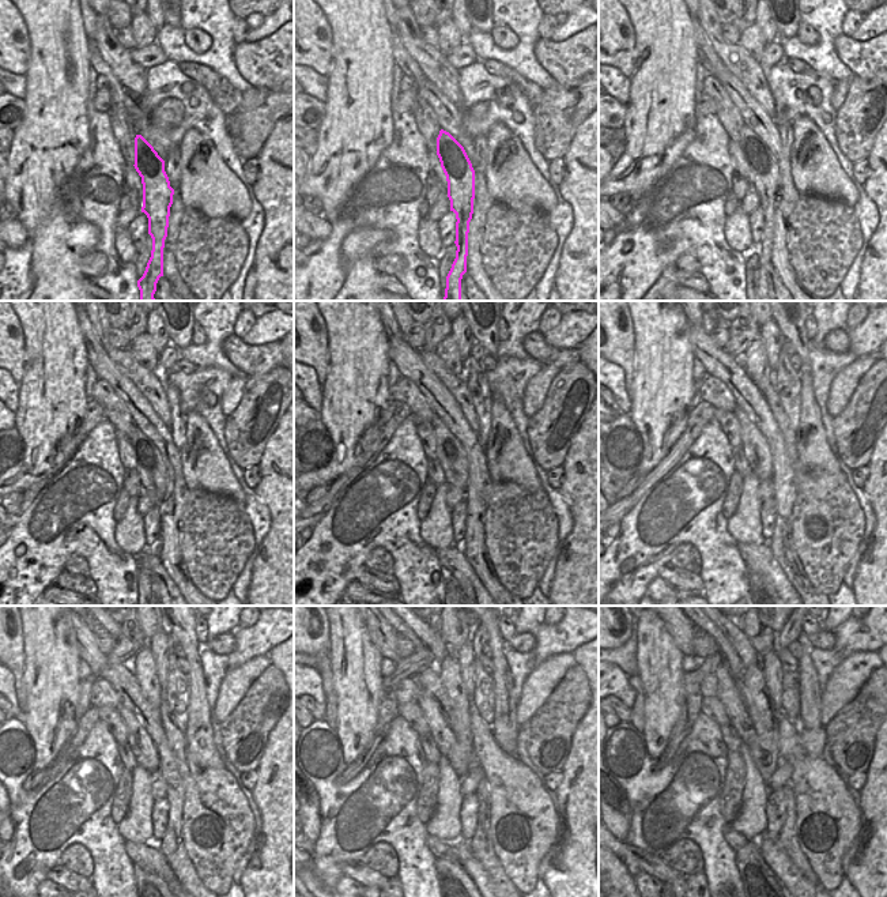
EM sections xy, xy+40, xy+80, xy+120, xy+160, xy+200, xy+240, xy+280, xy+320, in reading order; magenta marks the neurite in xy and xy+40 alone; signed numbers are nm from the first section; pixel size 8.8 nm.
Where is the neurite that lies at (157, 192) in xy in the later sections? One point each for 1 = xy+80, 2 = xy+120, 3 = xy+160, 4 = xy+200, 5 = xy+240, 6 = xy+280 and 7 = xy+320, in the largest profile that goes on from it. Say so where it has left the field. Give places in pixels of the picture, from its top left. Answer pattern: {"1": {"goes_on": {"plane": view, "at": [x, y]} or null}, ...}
{"1": {"goes_on": {"plane": "xy+80", "at": [763, 172]}}, "2": {"goes_on": {"plane": "xy+120", "at": [150, 466]}}, "3": {"goes_on": {"plane": "xy+160", "at": [452, 456]}}, "4": {"goes_on": {"plane": "xy+200", "at": [754, 445]}}, "5": {"goes_on": {"plane": "xy+240", "at": [146, 753]}}, "6": {"goes_on": {"plane": "xy+280", "at": [445, 741]}}, "7": {"goes_on": {"plane": "xy+320", "at": [748, 735]}}}

